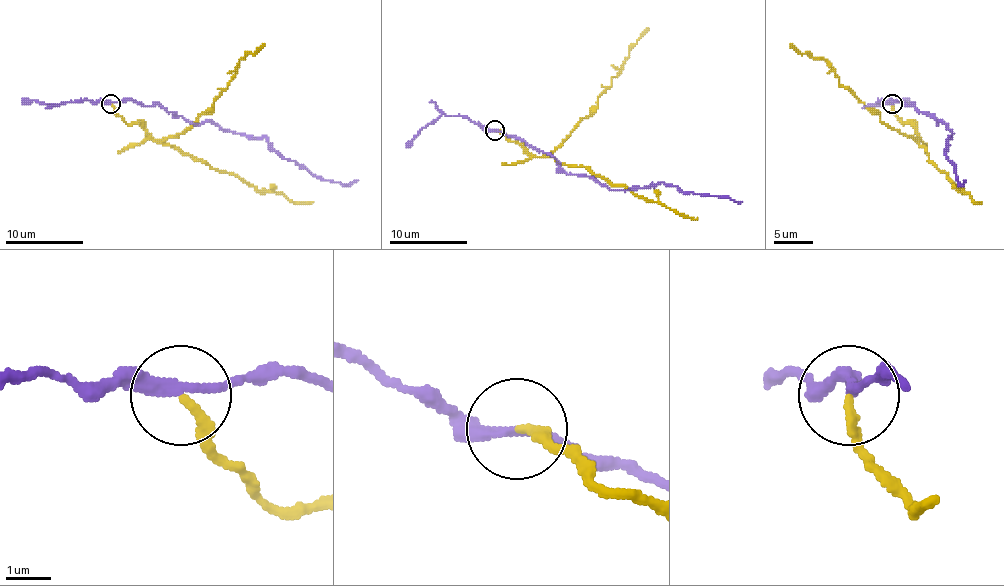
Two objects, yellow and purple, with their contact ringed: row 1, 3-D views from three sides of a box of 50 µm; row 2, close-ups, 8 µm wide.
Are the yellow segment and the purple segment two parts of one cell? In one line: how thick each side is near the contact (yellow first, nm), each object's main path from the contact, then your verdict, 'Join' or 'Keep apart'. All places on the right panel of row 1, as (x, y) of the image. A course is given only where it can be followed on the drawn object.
Thickness 200 nm (yellow) against 200 nm. Course of yellow: (891, 104), (891, 110), (919, 137), (884, 124), (843, 86), (823, 59), (800, 53), (790, 43). Course of purple: (891, 104), (897, 100), (907, 106), (913, 104), (952, 131), (944, 153), (960, 184), (964, 180). Keep apart

